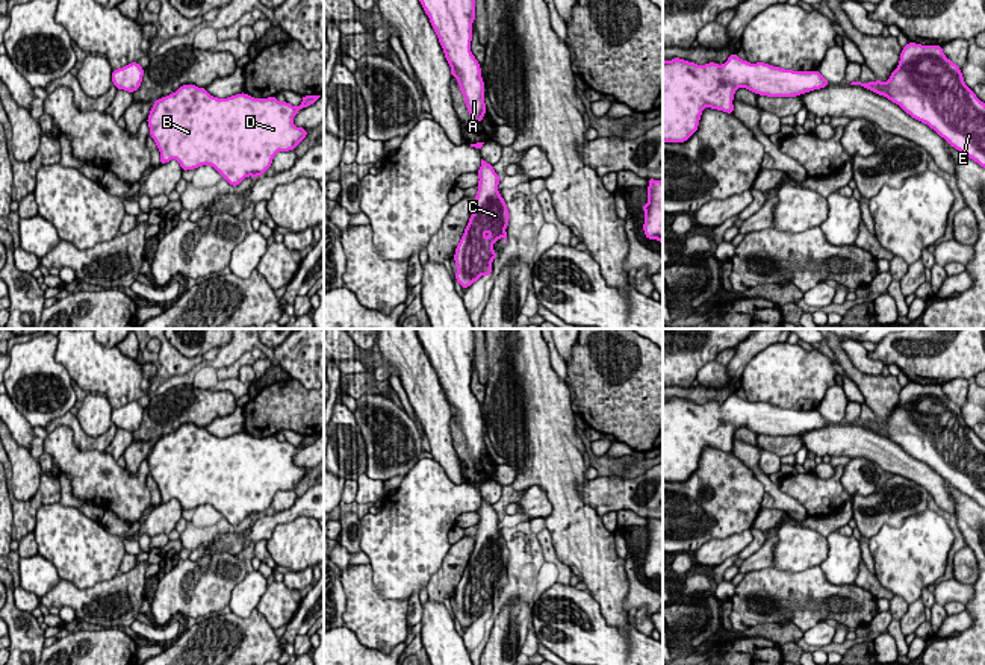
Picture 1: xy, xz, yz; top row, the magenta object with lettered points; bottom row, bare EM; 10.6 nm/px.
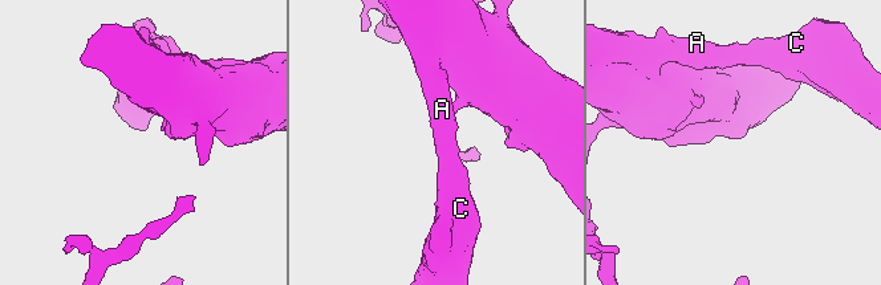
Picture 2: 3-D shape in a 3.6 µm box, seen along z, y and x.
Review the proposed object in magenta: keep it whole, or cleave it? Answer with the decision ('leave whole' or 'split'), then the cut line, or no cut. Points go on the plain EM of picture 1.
leave whole; no cut

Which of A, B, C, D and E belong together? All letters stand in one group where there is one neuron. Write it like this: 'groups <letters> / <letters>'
groups A B C D E

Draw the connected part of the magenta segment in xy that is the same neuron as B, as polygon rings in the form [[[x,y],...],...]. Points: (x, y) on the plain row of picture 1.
[[[182,424],[176,432],[153,442],[147,457],[150,476],[160,491],[160,504],[176,498],[183,510],[195,509],[201,504],[213,506],[231,526],[238,526],[245,517],[263,515],[271,507],[272,498],[278,491],[295,489],[309,473],[294,464],[294,456],[307,445],[312,445],[321,435],[303,435],[298,447],[287,441],[280,442],[277,436],[254,438],[245,432],[218,438],[210,435],[206,427]]]

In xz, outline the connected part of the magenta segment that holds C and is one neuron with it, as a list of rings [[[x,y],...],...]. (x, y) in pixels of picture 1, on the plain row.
[[[481,498],[477,510],[478,530],[474,536],[475,545],[465,568],[465,573],[455,588],[455,620],[461,627],[469,627],[481,615],[492,613],[492,601],[496,598],[493,583],[501,577],[507,583],[507,565],[510,551],[498,524],[501,517],[495,512],[493,504]]]

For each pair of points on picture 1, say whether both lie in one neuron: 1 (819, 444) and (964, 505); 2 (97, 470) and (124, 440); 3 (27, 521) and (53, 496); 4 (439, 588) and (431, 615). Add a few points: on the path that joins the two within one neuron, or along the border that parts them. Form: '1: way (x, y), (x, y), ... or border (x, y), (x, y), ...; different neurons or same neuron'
1: border (946, 482), (955, 514); different neurons
2: border (105, 450), (115, 461); different neurons
3: way (27, 512), (44, 496); same neuron
4: border (428, 599), (442, 603); different neurons

